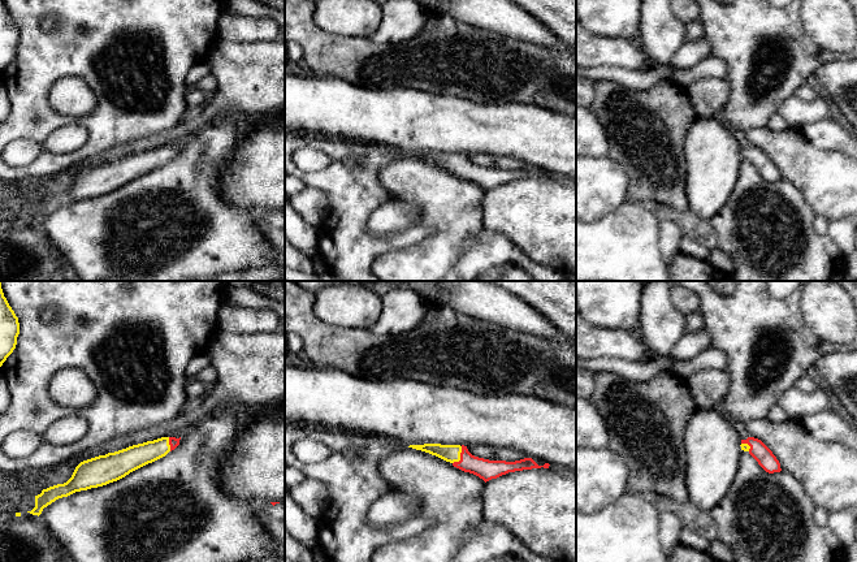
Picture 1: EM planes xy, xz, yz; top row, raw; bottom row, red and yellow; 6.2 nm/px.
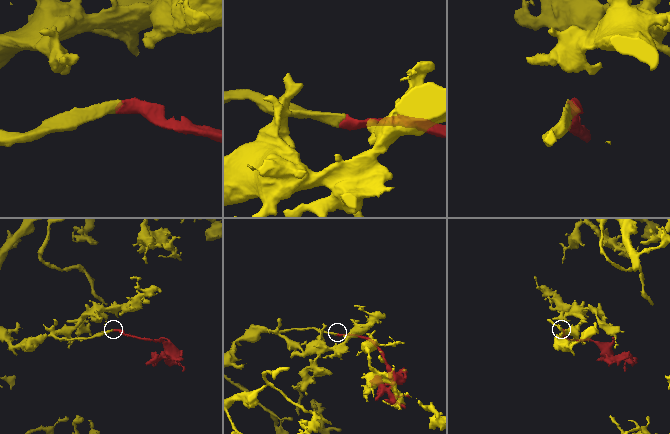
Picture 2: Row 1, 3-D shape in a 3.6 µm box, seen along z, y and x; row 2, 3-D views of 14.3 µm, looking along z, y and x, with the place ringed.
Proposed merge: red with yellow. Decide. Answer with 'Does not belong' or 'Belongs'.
Belongs

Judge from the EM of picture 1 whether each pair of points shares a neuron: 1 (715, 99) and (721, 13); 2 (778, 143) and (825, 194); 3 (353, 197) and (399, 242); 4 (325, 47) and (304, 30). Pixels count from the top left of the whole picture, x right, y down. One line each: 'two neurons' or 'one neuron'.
1: two neurons
2: one neuron
3: one neuron
4: one neuron

